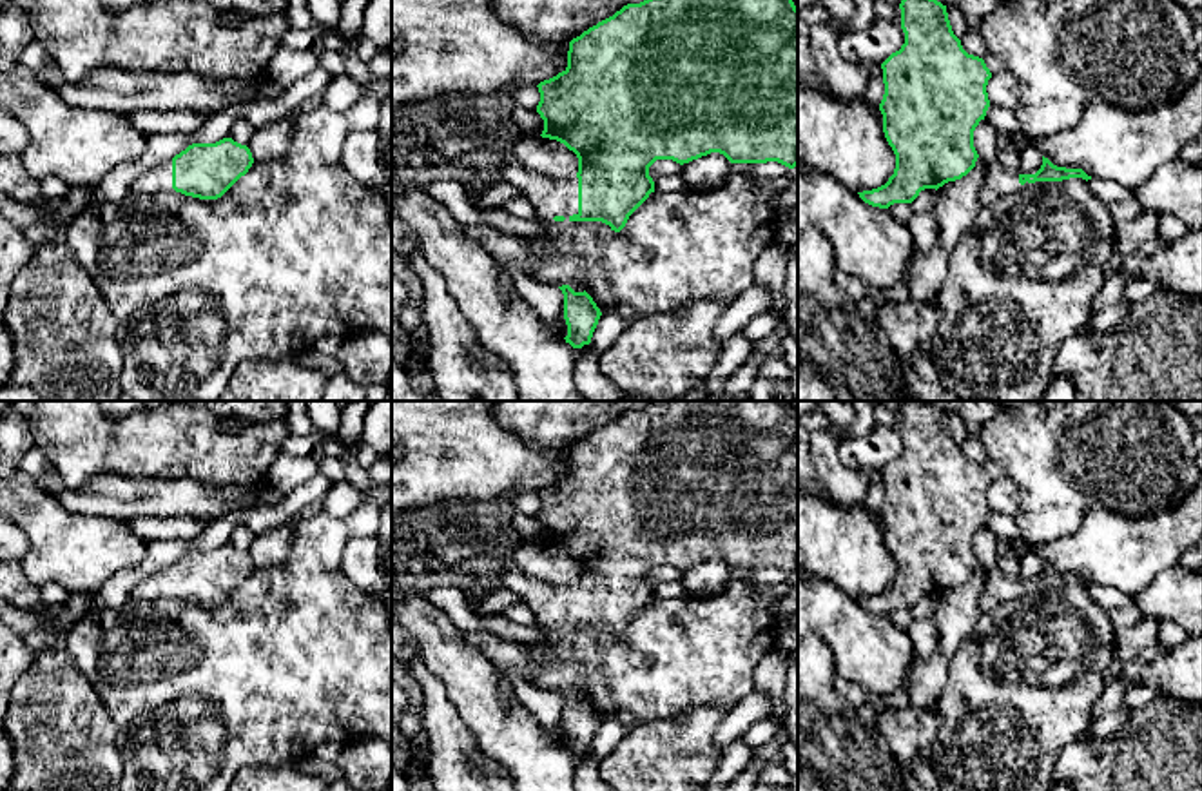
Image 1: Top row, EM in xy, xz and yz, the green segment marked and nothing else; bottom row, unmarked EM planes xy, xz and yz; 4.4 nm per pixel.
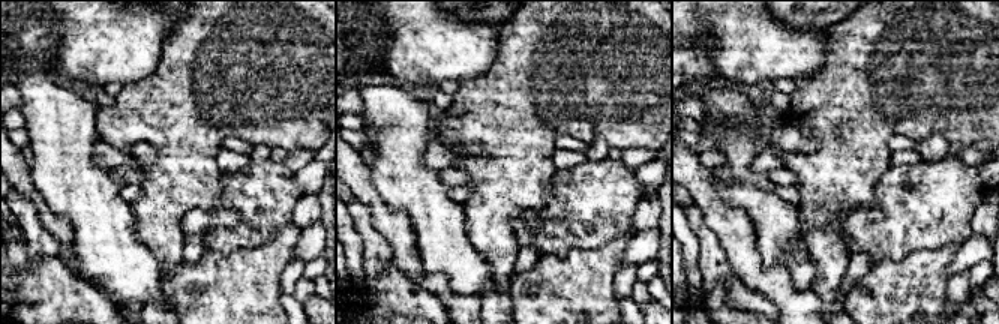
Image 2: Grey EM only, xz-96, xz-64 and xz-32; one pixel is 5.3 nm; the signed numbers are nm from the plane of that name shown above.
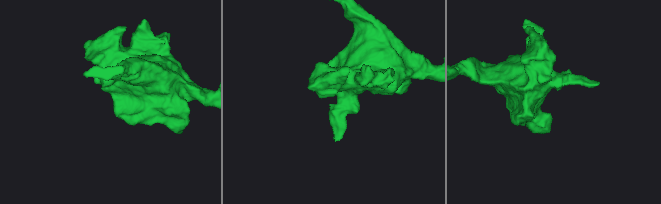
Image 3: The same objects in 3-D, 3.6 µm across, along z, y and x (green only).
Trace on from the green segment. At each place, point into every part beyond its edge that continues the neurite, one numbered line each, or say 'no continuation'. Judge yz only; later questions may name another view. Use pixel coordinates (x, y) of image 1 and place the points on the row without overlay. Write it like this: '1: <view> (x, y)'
1: yz (1001, 588)

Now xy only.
1: xy (158, 585)

